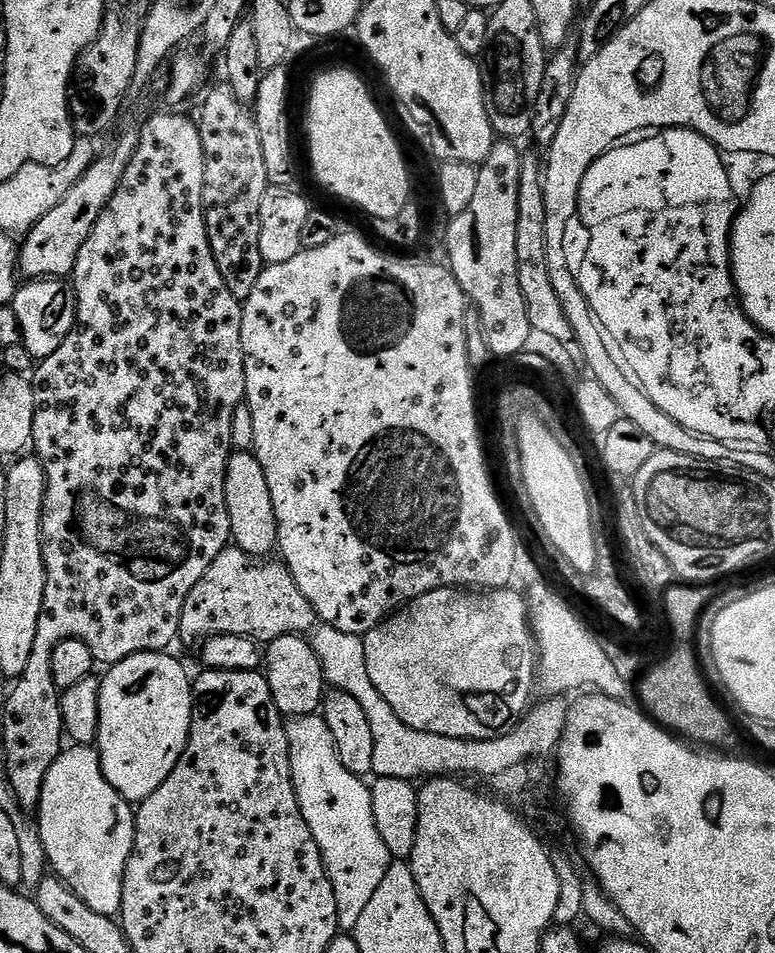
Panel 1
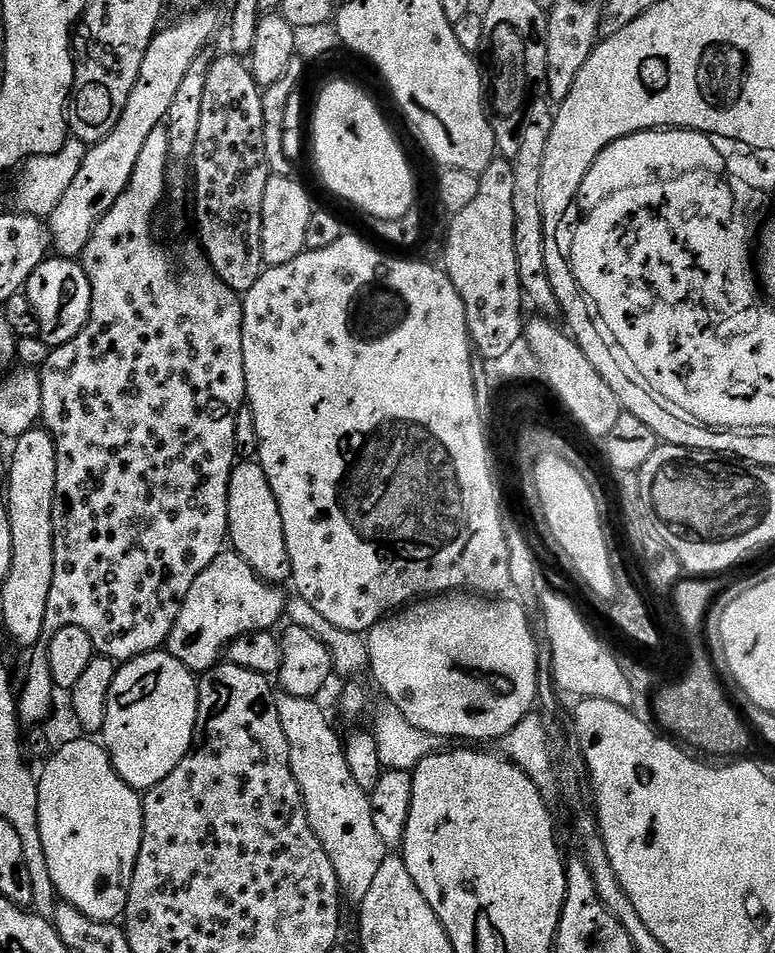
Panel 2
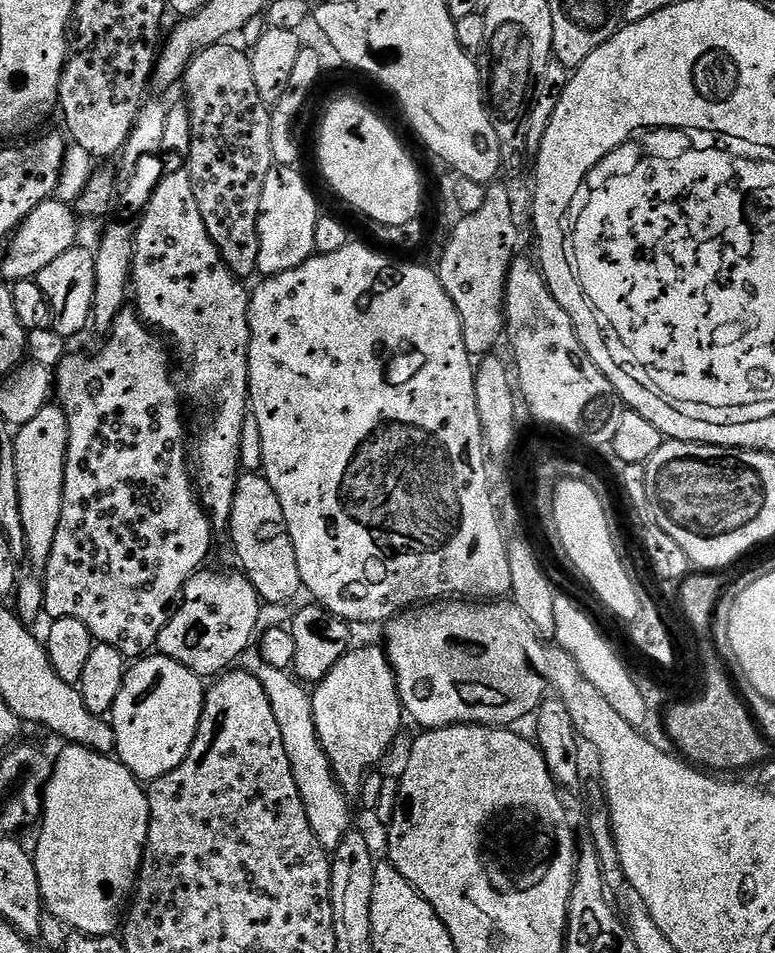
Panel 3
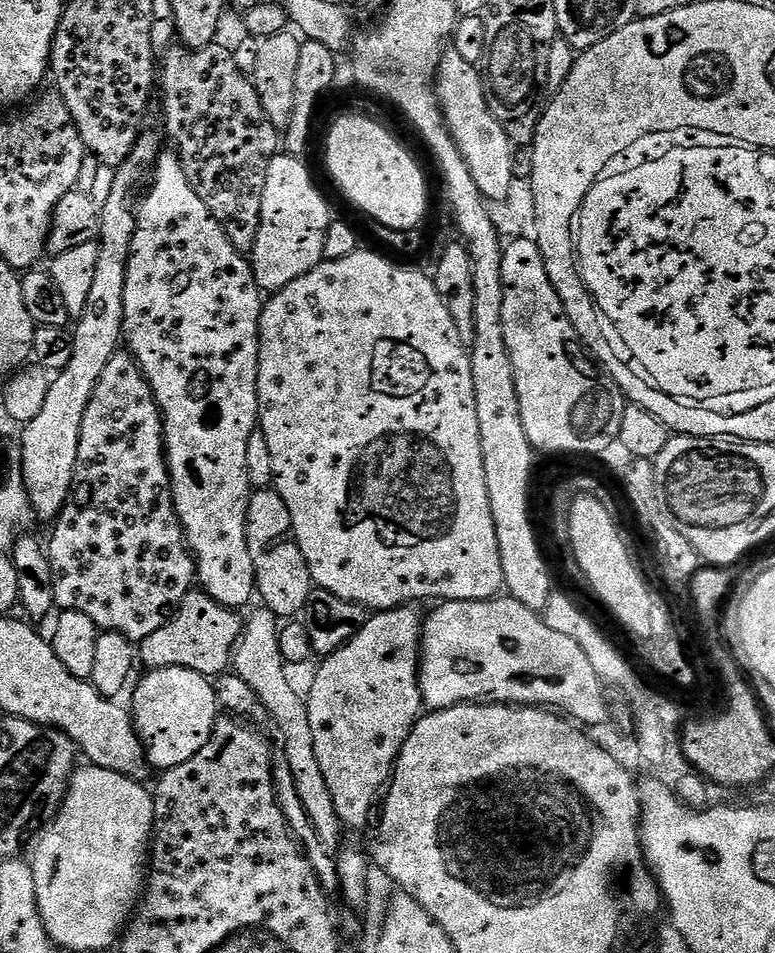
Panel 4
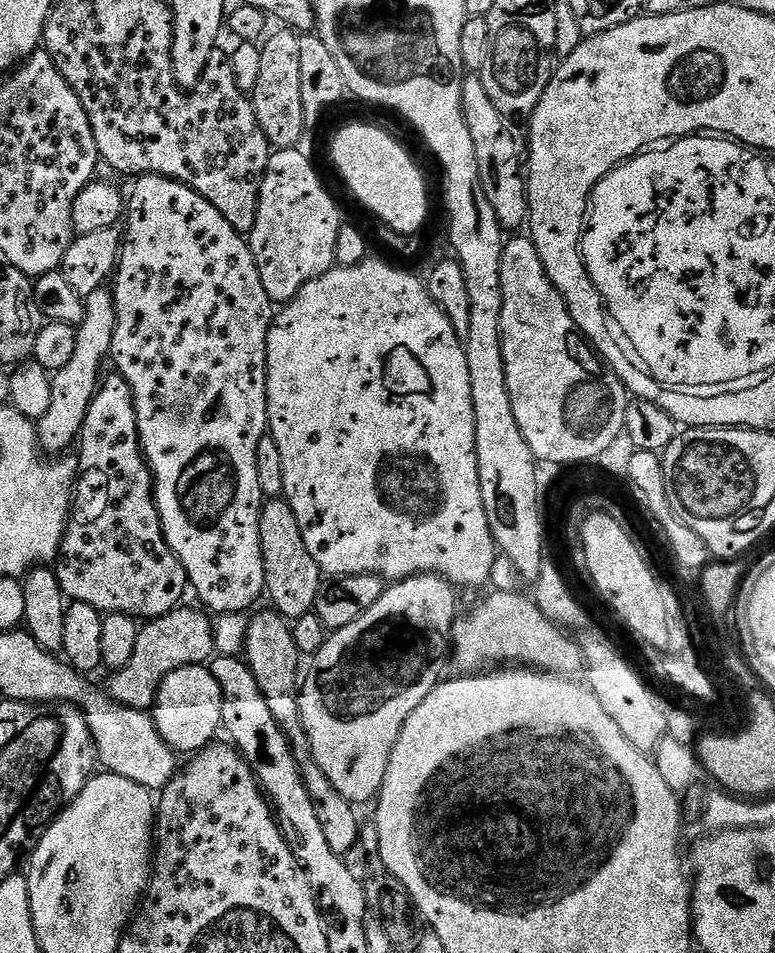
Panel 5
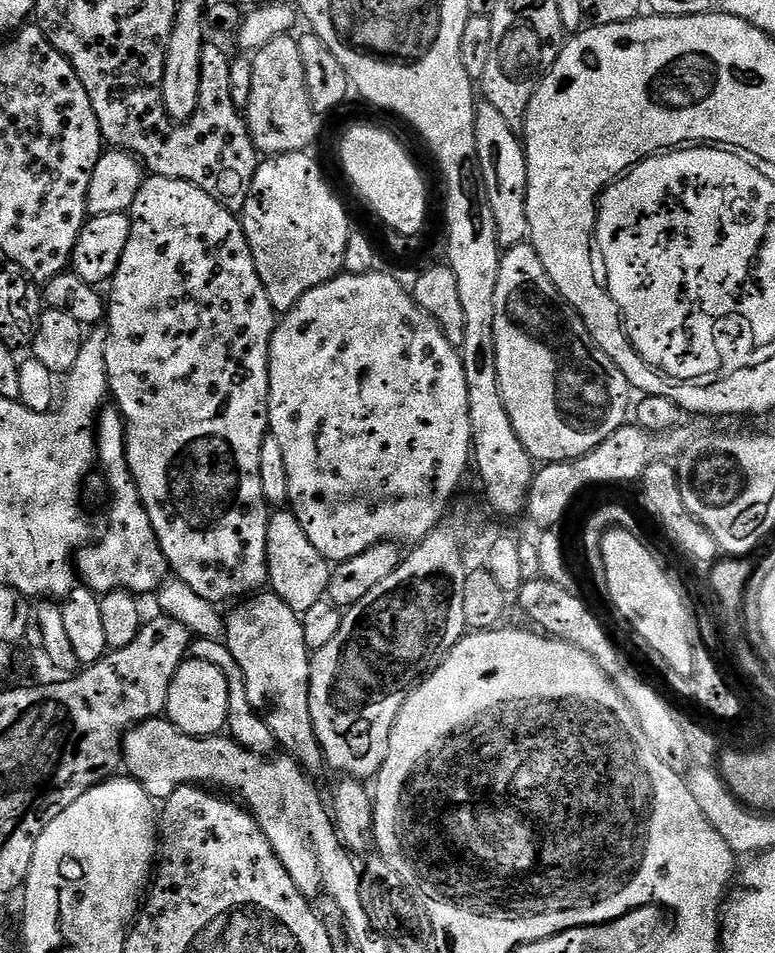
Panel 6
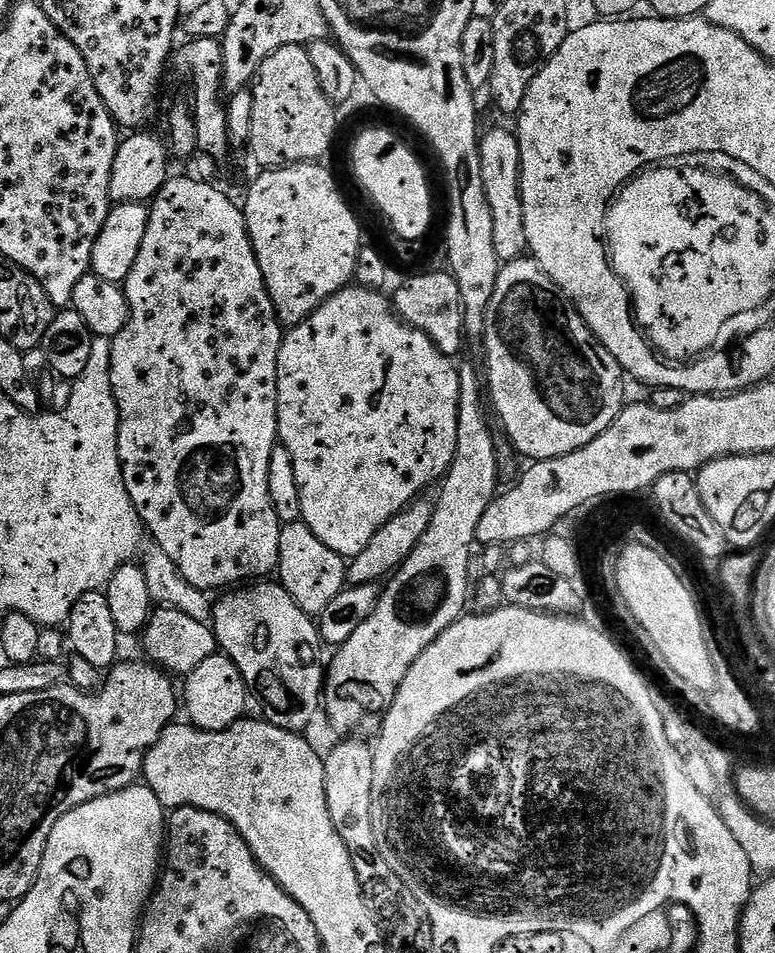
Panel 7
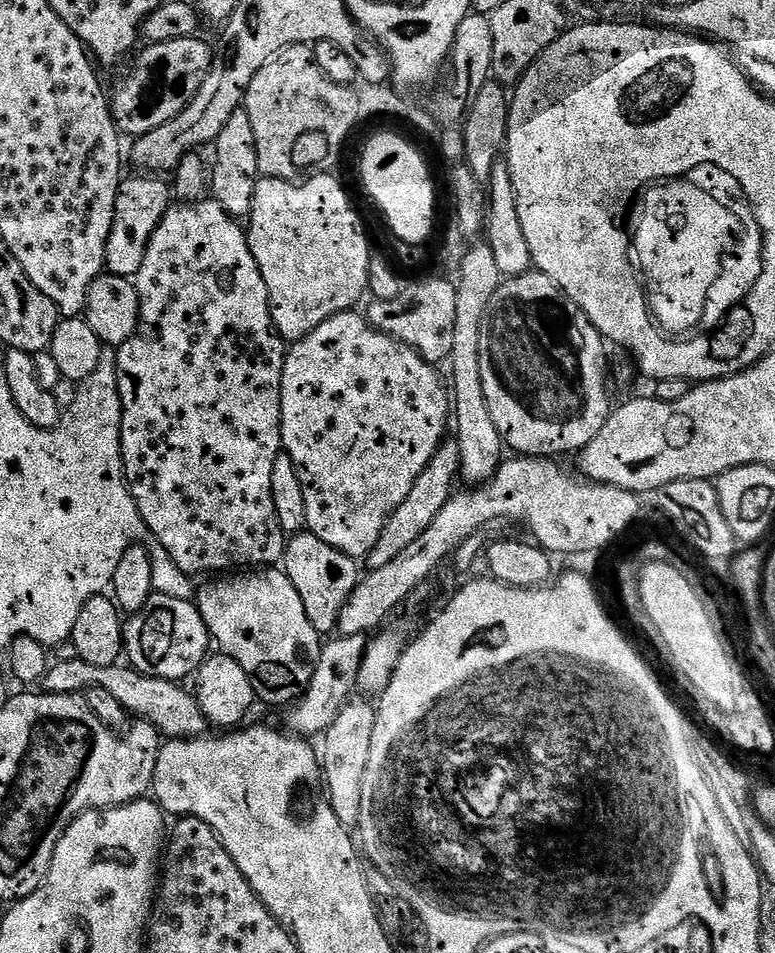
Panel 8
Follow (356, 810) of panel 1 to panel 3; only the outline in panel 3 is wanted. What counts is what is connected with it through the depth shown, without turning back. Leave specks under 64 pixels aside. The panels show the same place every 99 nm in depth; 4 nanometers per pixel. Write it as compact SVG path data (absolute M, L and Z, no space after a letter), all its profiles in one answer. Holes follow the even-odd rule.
M259 651L245 652L242 657L242 668L254 678L258 678L258 682L262 682L262 690L266 690L270 706L274 706L274 719L278 722L278 730L282 730L282 742L286 745L286 754L294 770L294 782L298 782L298 794L306 806L306 818L318 842L322 842L322 846L326 849L336 849L353 827L352 808L348 805L349 797L336 780L330 762L320 745L318 730L314 724L312 692L291 671L283 672L270 666Z

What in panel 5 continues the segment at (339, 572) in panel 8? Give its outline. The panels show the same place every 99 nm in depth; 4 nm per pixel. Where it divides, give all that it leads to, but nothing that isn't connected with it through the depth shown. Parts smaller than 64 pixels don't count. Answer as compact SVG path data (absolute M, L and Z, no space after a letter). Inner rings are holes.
M272 498L265 503L260 515L260 545L262 562L266 570L264 590L267 599L272 599L271 607L280 616L292 622L313 611L322 583L322 573L318 562L310 558L306 542L302 542L302 530L298 530L298 518L294 518L294 510L290 510L287 500Z

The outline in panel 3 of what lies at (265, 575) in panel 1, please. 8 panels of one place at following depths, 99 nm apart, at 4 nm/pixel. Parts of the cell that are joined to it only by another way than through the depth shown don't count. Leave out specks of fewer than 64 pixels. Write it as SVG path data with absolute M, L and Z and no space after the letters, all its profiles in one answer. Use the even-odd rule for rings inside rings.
M201 570L186 582L183 597L170 622L162 630L156 648L159 655L186 666L201 678L219 677L249 651L252 635L260 628L260 595L243 571Z

